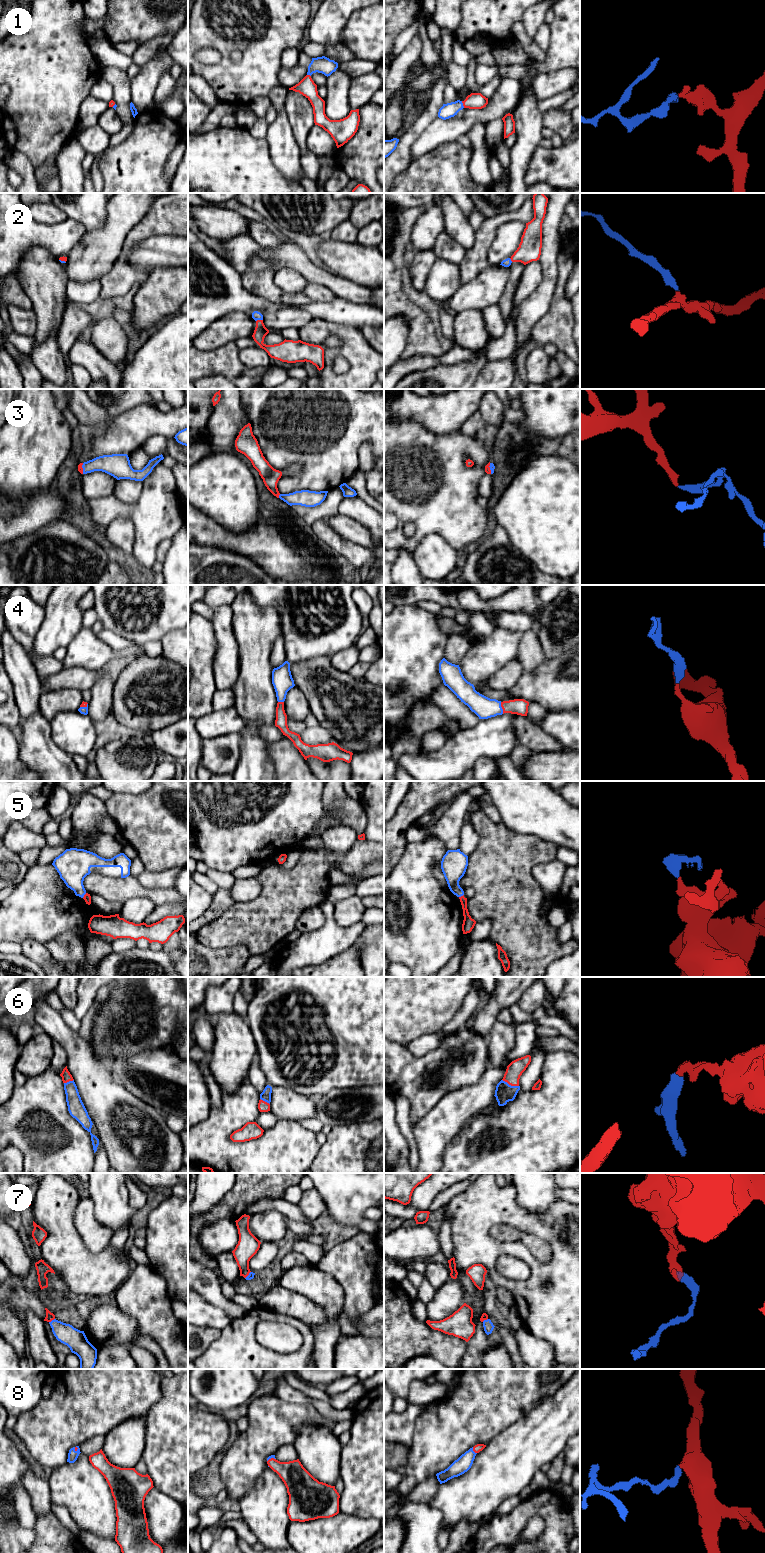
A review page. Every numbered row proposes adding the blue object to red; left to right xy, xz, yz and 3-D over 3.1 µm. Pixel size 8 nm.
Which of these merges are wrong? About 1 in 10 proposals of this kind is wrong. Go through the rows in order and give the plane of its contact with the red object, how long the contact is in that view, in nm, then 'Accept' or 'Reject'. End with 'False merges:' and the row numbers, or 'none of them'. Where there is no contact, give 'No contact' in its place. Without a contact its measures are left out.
1: Touches red in yz. Shared border 60 nm. Accept
2: Touches red in xz. Shared border 60 nm. Accept
3: Touches red in xz. Shared border 40 nm. Accept
4: Touches red in yz. Shared border 100 nm. Accept
5: Touches red in xy. Shared border 50 nm. Accept
6: Touches red in yz. Shared border 150 nm. Accept
7: Touches red in xy. Shared border 60 nm. Accept
8: Touches red in yz. Shared border 70 nm. Accept
False merges: none of them

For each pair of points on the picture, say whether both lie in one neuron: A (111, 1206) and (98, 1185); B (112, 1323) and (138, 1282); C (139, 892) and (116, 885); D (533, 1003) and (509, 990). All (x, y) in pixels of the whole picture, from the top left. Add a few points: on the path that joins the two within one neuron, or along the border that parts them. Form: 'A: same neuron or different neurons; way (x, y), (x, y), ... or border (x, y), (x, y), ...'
A: same neuron; way (111, 1201), (111, 1198), (103, 1190)
B: different neurons; border (115, 1302), (121, 1310), (136, 1322), (137, 1326)
C: same neuron; way (133, 889), (122, 888)
D: different neurons; border (529, 987), (516, 1002)

